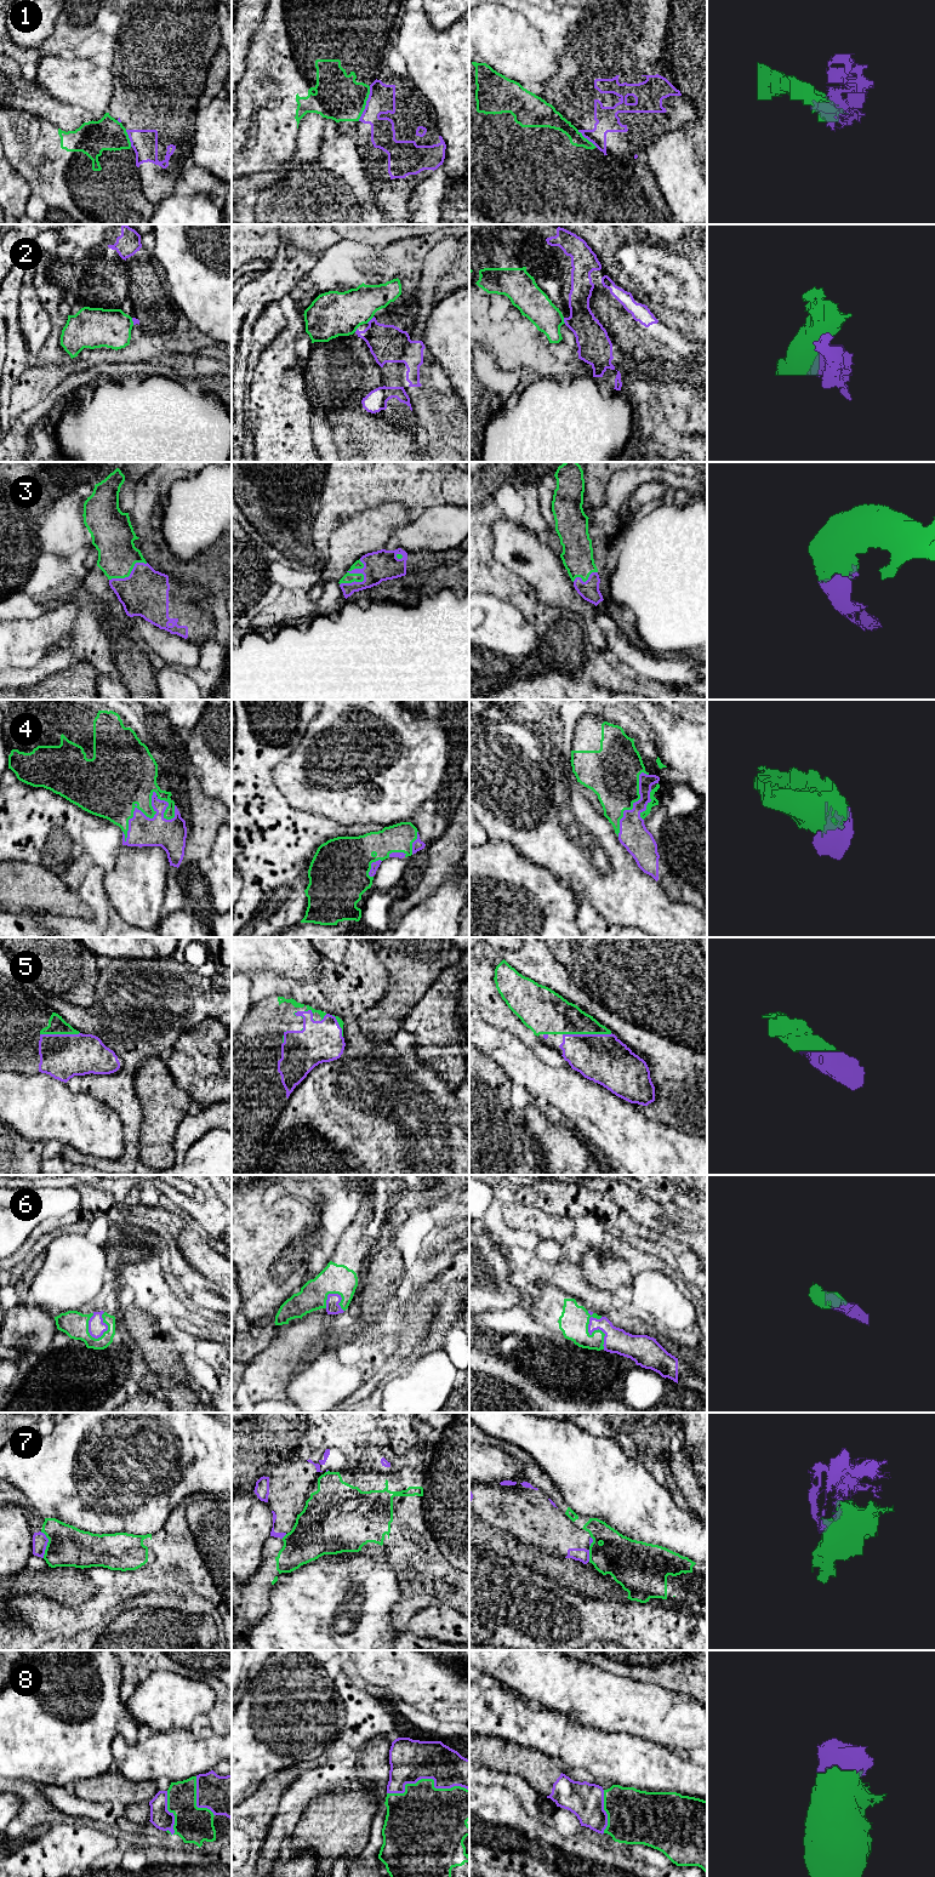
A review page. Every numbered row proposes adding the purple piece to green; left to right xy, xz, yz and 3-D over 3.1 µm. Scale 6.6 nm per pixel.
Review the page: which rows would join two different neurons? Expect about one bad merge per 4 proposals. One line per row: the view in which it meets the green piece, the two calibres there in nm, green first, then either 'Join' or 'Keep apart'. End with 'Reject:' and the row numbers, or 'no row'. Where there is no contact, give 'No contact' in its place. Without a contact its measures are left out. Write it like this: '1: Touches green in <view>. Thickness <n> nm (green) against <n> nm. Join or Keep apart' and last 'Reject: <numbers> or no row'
1: Touches green in xz. Thickness 300 nm (green) against 180 nm. Keep apart
2: Touches green in xz. Thickness 300 nm (green) against 240 nm. Keep apart
3: Touches green in xz. Thickness 70 nm (green) against 200 nm. Join
4: Touches green in xy. Thickness 420 nm (green) against 190 nm. Join
5: Touches green in yz. Thickness 260 nm (green) against 320 nm. Join
6: Touches green in yz. Thickness 190 nm (green) against 170 nm. Join
7: Touches green in xy. Thickness 280 nm (green) against 100 nm. Join
8: Touches green in xz. Thickness 420 nm (green) against 280 nm. Join
Reject: 1, 2

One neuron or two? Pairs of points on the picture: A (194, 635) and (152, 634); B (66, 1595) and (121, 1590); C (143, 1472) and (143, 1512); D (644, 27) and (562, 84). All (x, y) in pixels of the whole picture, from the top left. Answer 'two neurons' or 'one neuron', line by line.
A: two neurons
B: one neuron
C: one neuron
D: one neuron

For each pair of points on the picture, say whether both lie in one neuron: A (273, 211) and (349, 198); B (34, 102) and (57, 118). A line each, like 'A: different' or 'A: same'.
A: same
B: same

